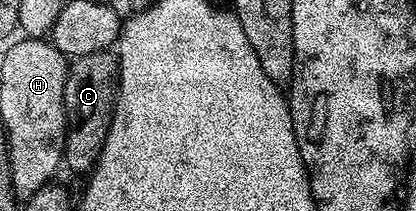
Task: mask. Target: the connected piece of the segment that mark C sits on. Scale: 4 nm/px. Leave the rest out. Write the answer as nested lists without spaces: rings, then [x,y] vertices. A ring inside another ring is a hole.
[[[109,49],[98,53],[77,55],[68,64],[68,80],[64,90],[64,116],[68,119],[68,129],[64,136],[64,157],[62,160],[65,168],[72,171],[91,172],[100,160],[104,151],[106,137],[110,133],[112,110],[116,107],[116,92],[120,78],[120,61],[115,50]]]

